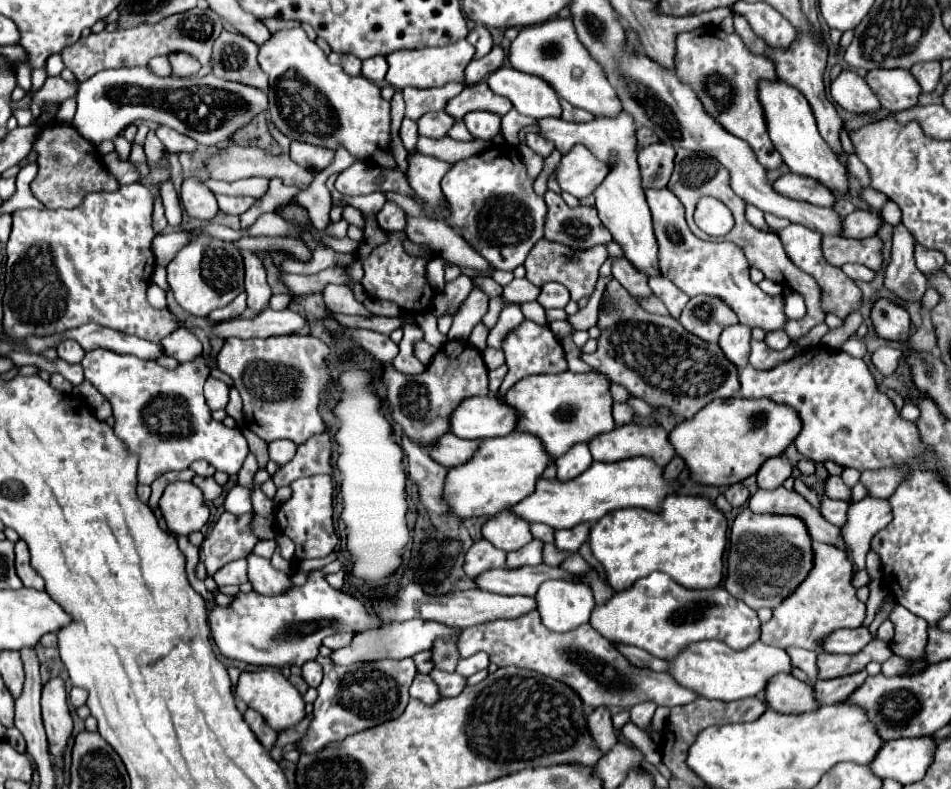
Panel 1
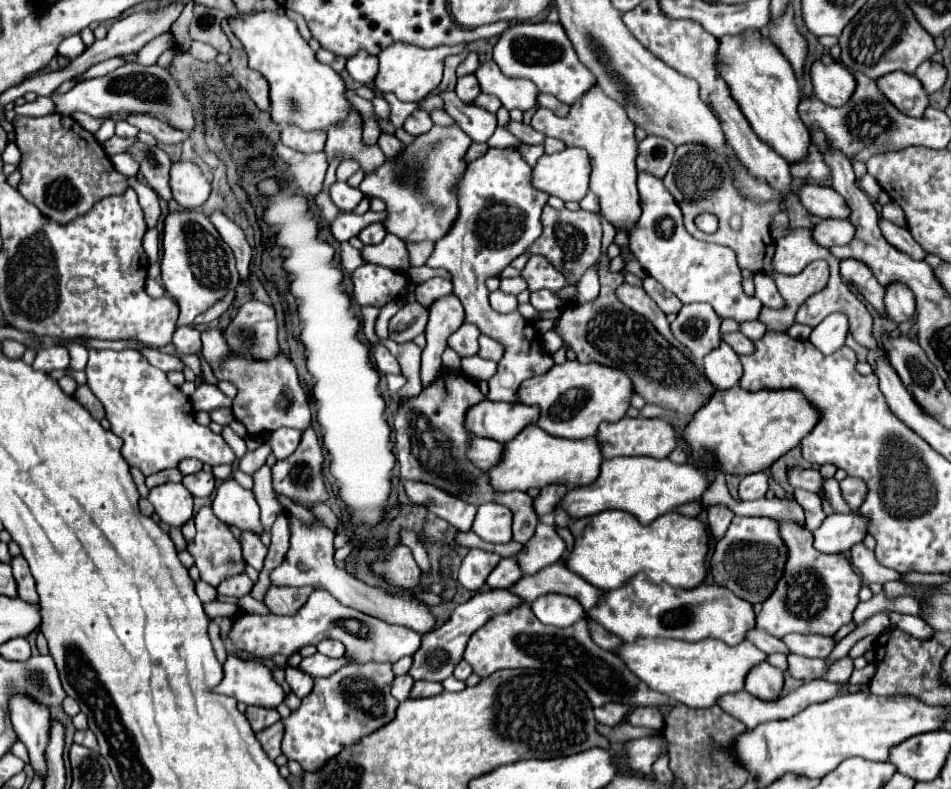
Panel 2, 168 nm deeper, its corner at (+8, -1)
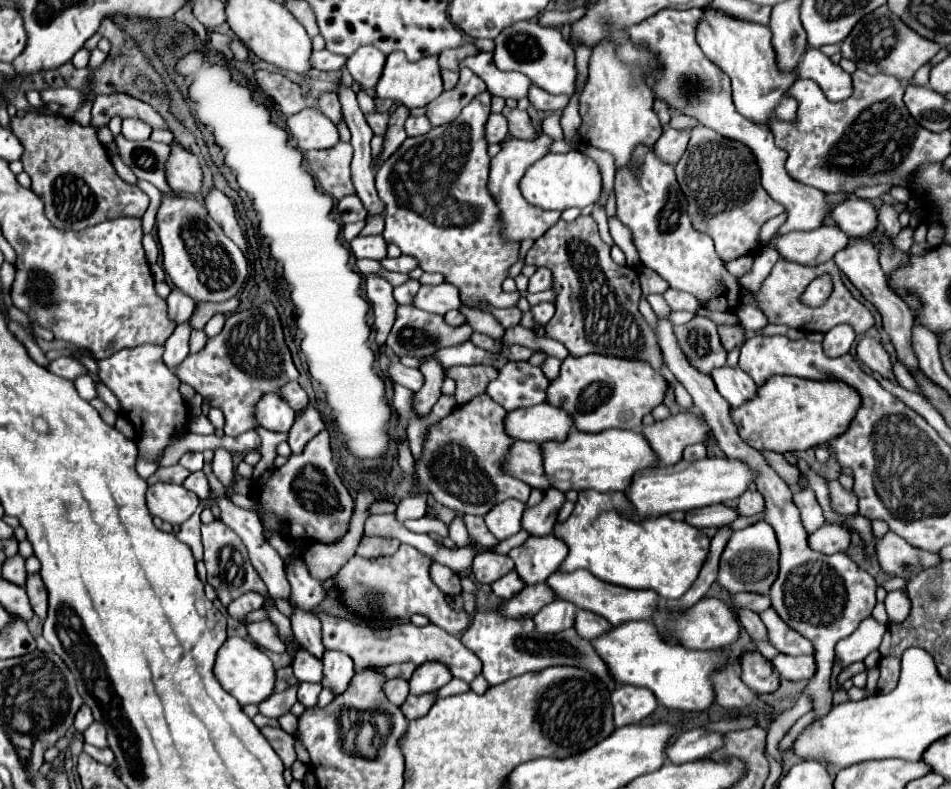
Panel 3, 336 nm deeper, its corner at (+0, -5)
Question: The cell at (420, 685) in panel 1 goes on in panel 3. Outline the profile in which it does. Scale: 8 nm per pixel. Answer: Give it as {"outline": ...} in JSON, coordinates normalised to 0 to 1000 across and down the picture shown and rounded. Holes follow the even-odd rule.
{"outline":[[[420,859],[417,862],[407,862],[405,880],[415,895],[420,895],[430,882],[430,864],[428,862],[420,862]]]}

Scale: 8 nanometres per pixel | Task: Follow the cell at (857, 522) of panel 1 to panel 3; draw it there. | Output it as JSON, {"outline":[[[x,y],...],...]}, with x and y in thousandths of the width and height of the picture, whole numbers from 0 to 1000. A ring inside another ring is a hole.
{"outline":[[[865,664],[859,674],[851,677],[851,692],[865,702],[889,700],[895,689],[895,674],[882,664]]]}

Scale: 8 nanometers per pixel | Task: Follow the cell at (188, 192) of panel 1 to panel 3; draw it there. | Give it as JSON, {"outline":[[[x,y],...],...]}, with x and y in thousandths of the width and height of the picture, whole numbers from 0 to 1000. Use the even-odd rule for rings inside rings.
{"outline":[[[180,183],[180,200],[176,205],[176,231],[184,246],[207,248],[213,236],[213,215],[205,195]]]}

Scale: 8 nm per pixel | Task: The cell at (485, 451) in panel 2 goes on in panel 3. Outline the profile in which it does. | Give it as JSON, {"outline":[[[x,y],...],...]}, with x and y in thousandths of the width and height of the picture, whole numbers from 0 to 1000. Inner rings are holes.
{"outline":[[[544,558],[542,563],[537,563],[533,578],[529,580],[527,593],[535,603],[550,608],[558,619],[573,619],[573,621],[577,619],[577,608],[571,601],[569,568],[565,560]]]}

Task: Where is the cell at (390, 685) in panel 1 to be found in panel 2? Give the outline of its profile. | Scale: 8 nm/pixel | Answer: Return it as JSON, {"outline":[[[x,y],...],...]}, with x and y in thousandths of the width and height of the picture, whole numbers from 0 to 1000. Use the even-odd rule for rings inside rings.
{"outline":[[[386,839],[382,844],[363,844],[346,859],[331,862],[331,872],[317,887],[317,895],[304,910],[295,910],[300,920],[298,956],[314,966],[323,978],[335,978],[348,961],[363,948],[373,946],[382,933],[399,925],[415,910],[420,890],[411,882],[411,842]],[[396,895],[401,907],[392,907],[390,897]]]}

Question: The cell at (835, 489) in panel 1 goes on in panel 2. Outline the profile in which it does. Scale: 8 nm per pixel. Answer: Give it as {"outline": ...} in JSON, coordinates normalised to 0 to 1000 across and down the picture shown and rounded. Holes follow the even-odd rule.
{"outline":[[[832,591],[828,593],[828,611],[834,619],[844,619],[851,624],[861,624],[865,613],[865,603],[857,593],[842,593],[842,591]]]}

